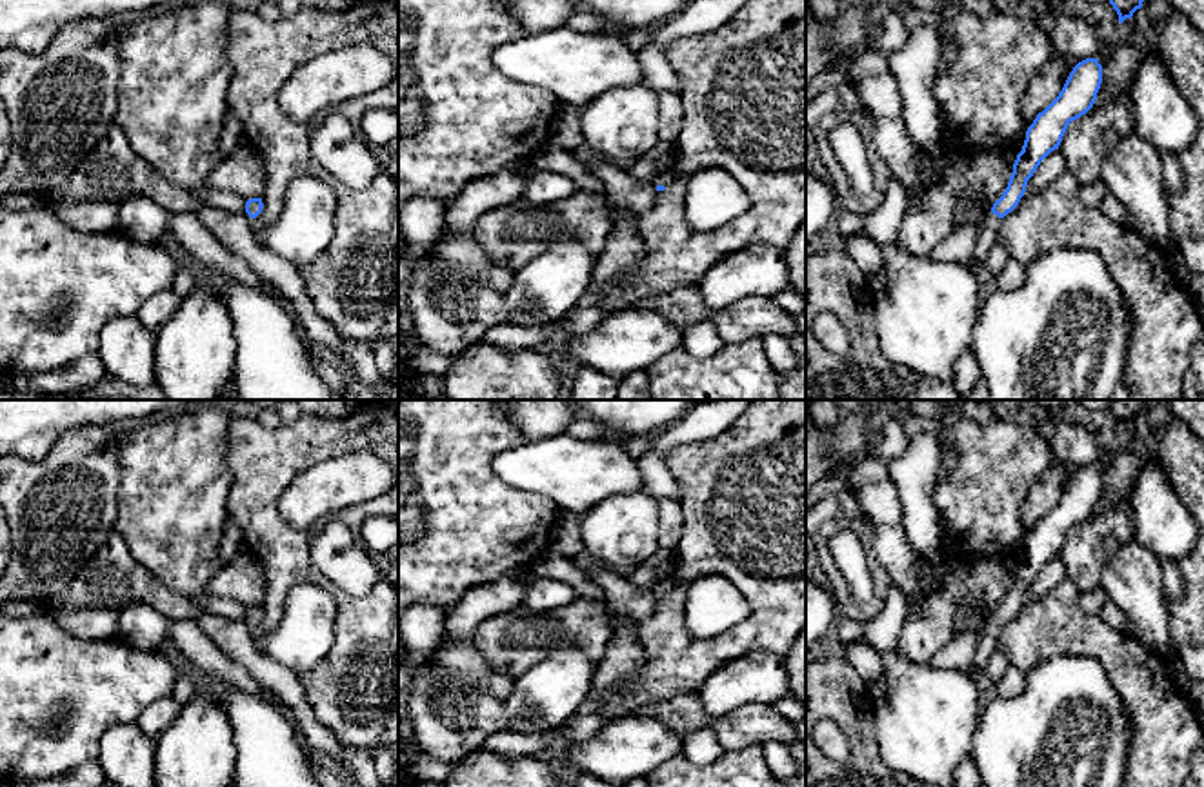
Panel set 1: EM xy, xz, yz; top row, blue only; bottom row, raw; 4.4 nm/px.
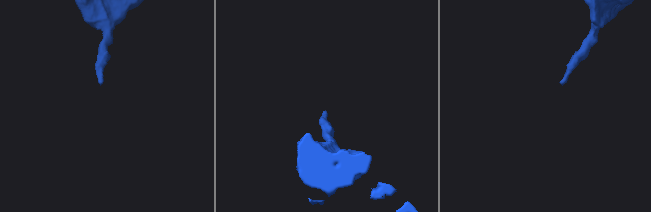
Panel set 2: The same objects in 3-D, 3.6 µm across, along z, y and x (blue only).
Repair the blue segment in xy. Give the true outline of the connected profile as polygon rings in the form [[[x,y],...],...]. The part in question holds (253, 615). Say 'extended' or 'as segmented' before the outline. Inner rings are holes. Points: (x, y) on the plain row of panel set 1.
extended; [[[315,583],[293,585],[284,603],[284,618],[273,631],[260,625],[262,605],[246,609],[256,649],[296,676],[322,662],[335,643],[335,598]]]

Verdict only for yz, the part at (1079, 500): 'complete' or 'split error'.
split error

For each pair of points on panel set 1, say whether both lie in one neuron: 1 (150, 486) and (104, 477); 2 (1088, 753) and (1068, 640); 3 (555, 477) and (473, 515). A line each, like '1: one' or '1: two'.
1: two
2: two
3: two

